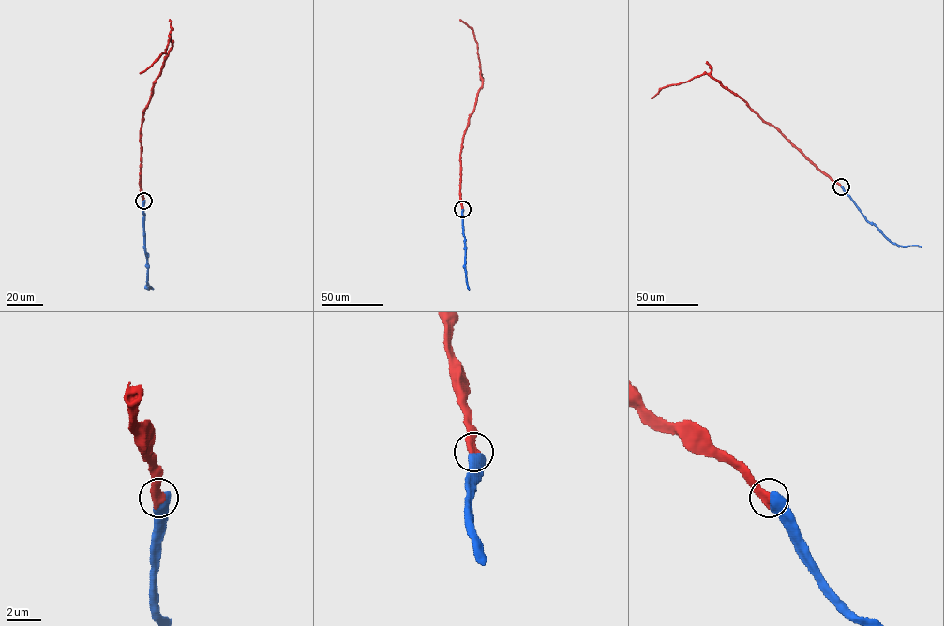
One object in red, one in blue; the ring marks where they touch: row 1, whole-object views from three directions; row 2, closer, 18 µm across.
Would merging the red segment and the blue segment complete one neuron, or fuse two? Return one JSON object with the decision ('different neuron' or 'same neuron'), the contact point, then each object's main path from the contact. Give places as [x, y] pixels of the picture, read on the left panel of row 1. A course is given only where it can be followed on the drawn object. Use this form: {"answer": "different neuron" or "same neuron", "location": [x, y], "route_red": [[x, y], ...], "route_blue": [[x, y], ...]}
{"answer": "same neuron", "location": [143, 201], "route_red": [[143, 201], [140, 185], [142, 116], [152, 95], [153, 81], [172, 47], [169, 37], [165, 52], [140, 73]], "route_blue": [[143, 201], [146, 287], [153, 289]]}

